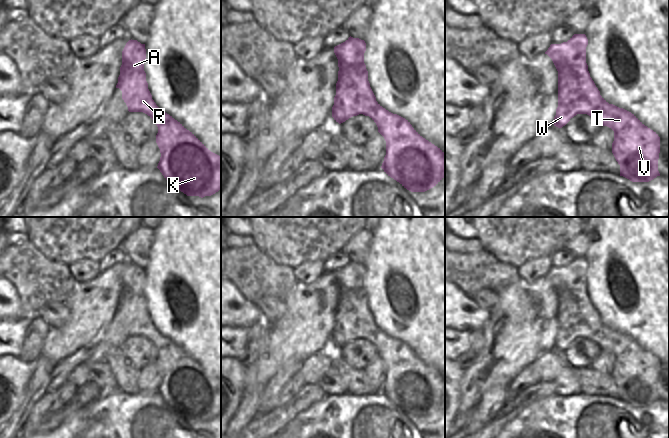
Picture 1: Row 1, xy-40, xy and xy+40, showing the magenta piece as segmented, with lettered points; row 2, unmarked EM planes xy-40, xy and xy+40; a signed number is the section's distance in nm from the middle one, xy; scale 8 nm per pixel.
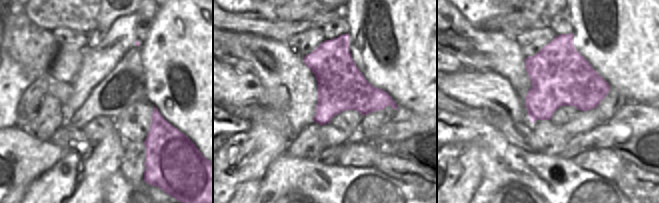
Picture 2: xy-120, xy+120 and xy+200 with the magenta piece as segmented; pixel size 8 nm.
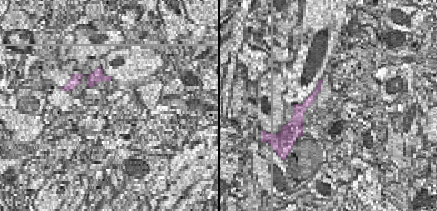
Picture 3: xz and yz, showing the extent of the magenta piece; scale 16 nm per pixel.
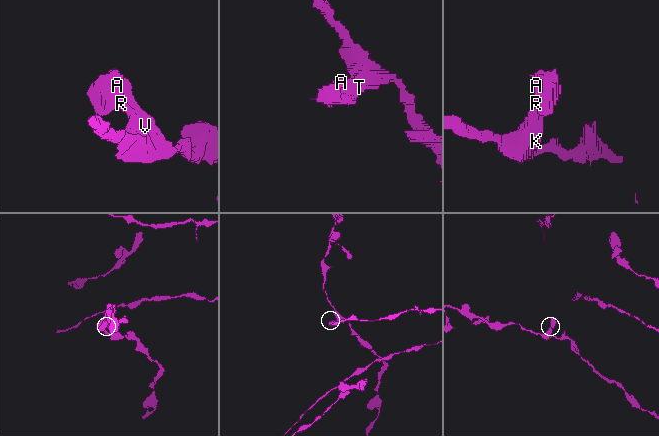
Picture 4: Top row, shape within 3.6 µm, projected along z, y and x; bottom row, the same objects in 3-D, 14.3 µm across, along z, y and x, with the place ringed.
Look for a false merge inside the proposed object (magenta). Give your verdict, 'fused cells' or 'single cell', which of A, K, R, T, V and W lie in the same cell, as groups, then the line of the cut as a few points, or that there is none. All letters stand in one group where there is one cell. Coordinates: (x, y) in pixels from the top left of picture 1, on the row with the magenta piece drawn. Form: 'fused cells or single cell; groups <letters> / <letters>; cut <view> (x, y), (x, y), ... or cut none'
single cell; groups A K R T V W; cut none

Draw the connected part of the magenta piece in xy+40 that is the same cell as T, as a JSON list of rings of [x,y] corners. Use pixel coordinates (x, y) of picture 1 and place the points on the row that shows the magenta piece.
[[[574,34],[567,42],[551,44],[545,52],[558,71],[558,107],[554,117],[554,126],[562,128],[577,114],[587,114],[595,118],[600,126],[607,126],[614,131],[612,153],[620,165],[620,176],[632,182],[649,182],[660,176],[658,171],[660,137],[634,114],[609,104],[600,95],[588,71],[587,45],[588,39],[585,34]]]

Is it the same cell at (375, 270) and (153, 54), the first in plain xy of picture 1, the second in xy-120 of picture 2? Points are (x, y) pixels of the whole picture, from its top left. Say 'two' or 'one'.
one

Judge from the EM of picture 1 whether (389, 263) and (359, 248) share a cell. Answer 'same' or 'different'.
different

